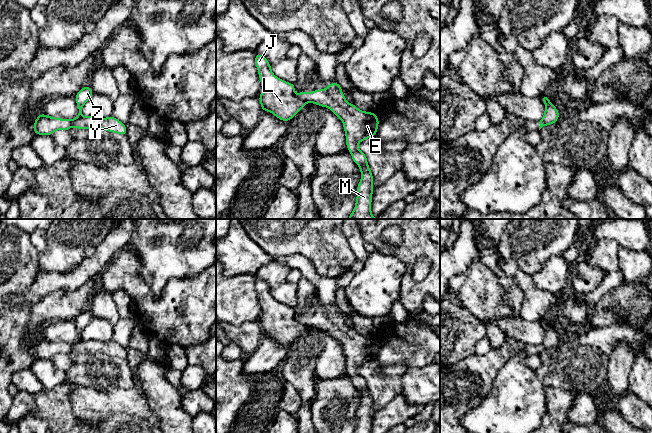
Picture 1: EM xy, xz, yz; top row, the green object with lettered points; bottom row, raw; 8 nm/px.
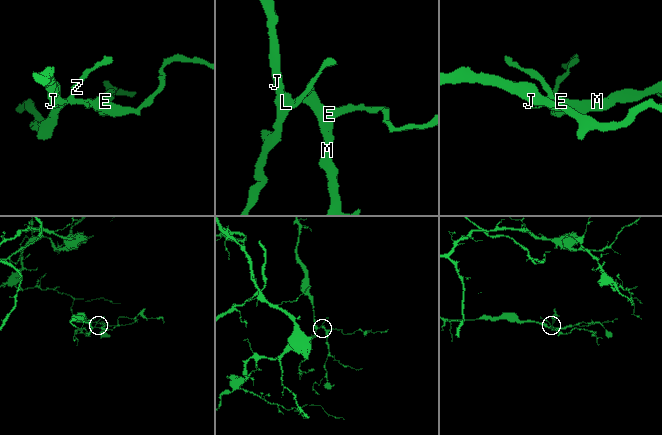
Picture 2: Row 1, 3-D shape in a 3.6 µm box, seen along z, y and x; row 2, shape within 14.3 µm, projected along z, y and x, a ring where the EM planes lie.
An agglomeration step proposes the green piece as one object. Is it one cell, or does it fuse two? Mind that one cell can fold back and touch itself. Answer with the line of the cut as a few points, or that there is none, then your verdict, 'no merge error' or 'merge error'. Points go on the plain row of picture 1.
xy (82, 340), (72, 349) | merge error

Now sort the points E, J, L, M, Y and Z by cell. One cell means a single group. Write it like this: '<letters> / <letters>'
E M Y / J L Z

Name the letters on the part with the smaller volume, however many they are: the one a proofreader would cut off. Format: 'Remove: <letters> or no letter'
Remove: E, M, Y

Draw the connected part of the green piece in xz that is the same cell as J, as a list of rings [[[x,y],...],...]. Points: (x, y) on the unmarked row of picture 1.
[[[256,278],[255,288],[262,308],[259,321],[262,335],[269,335],[282,345],[291,344],[307,326],[294,318],[294,308],[272,297],[271,289],[264,280]]]

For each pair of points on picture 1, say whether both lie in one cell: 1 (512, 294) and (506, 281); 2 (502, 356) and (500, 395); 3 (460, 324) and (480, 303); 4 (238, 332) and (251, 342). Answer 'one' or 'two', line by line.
1: one
2: two
3: two
4: one

